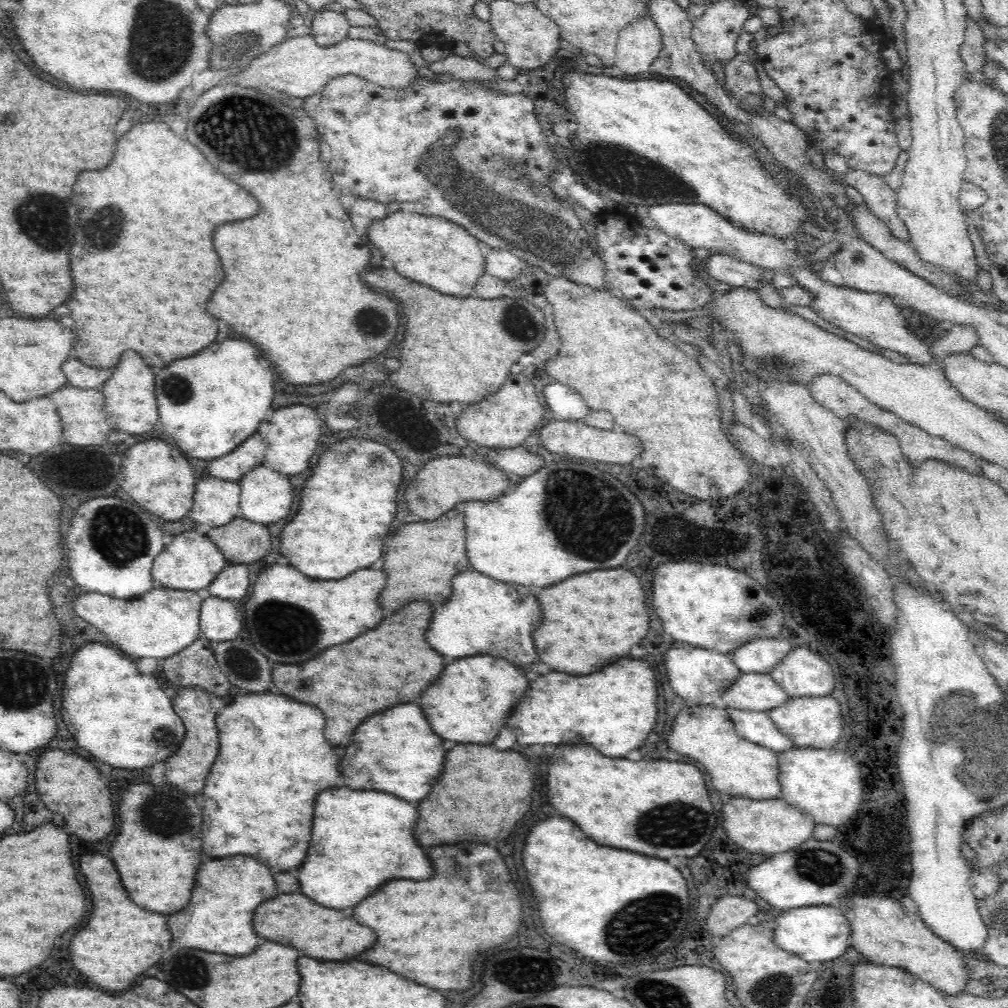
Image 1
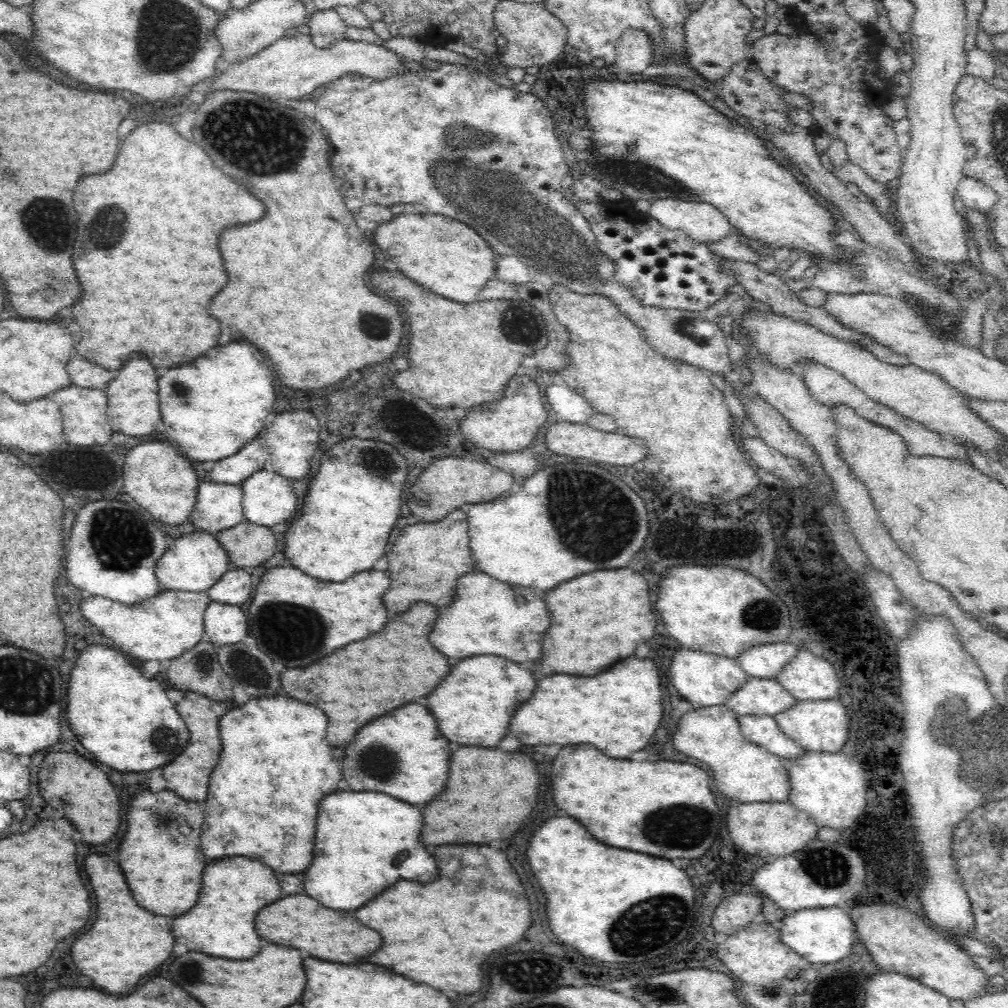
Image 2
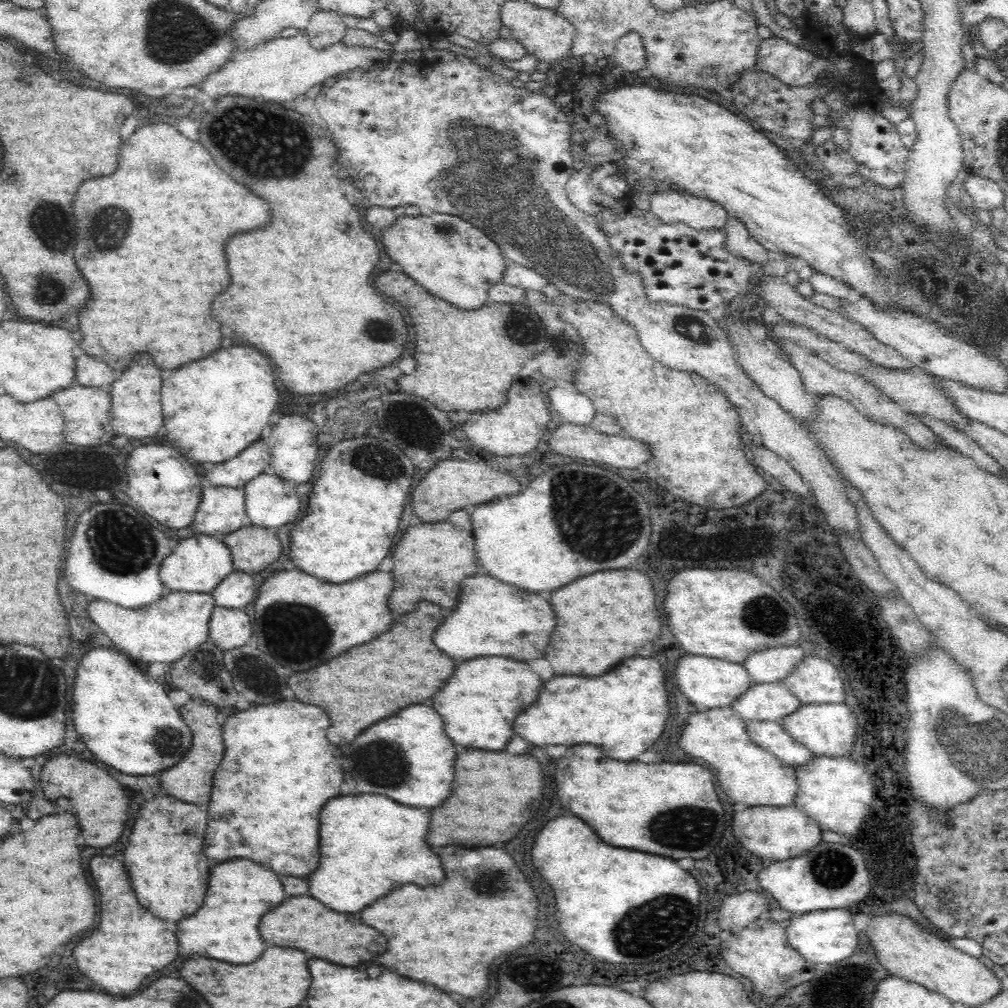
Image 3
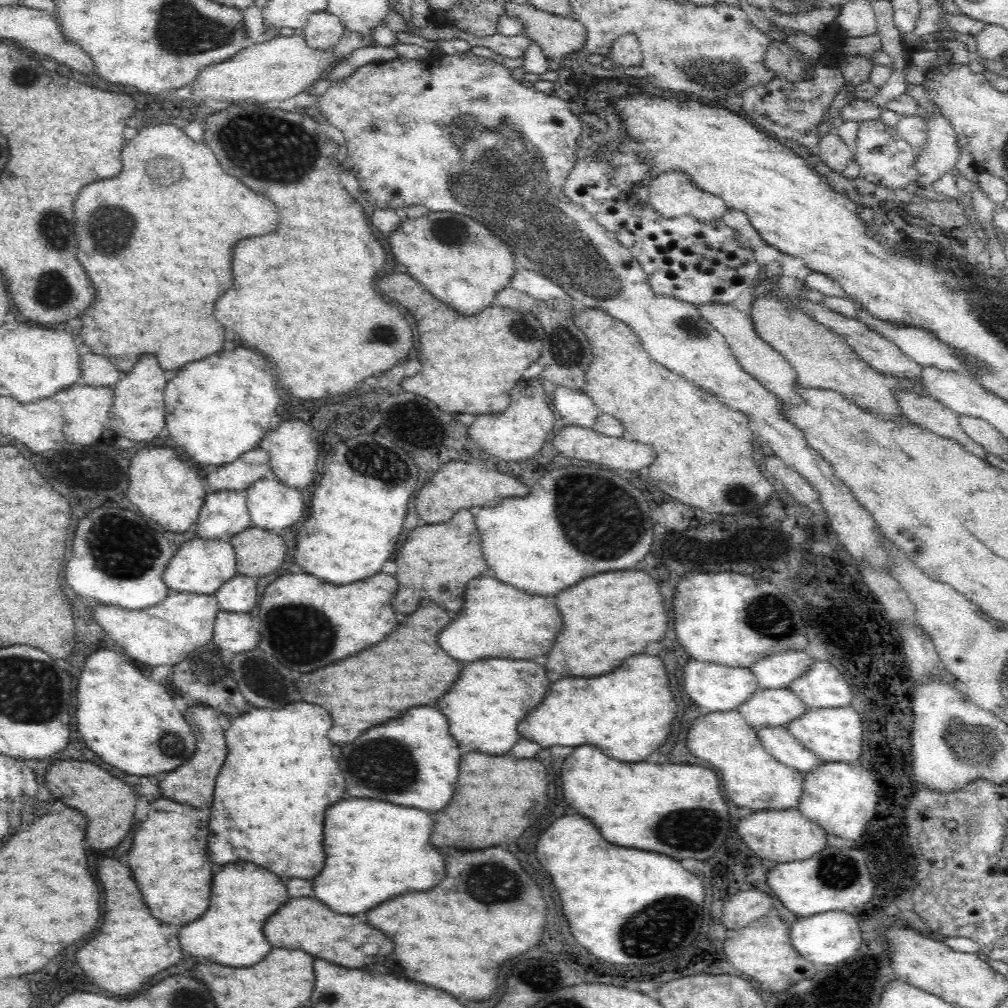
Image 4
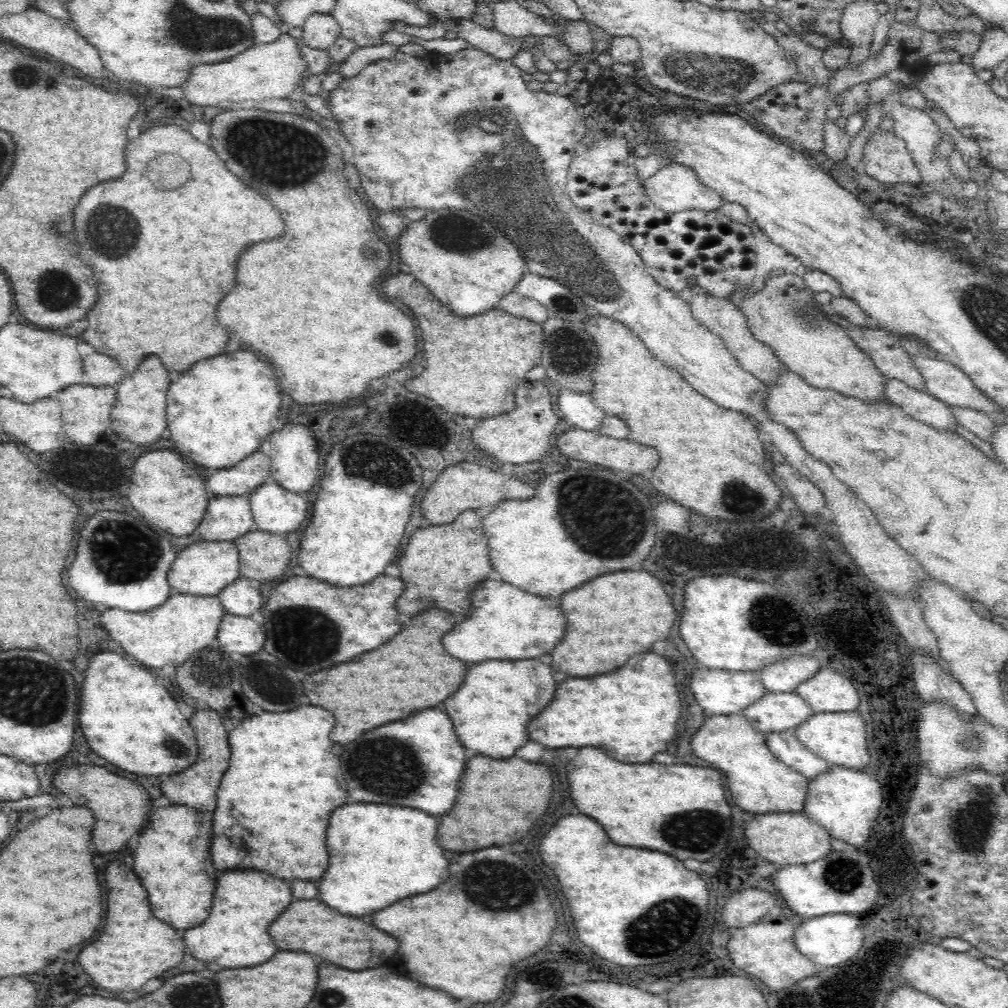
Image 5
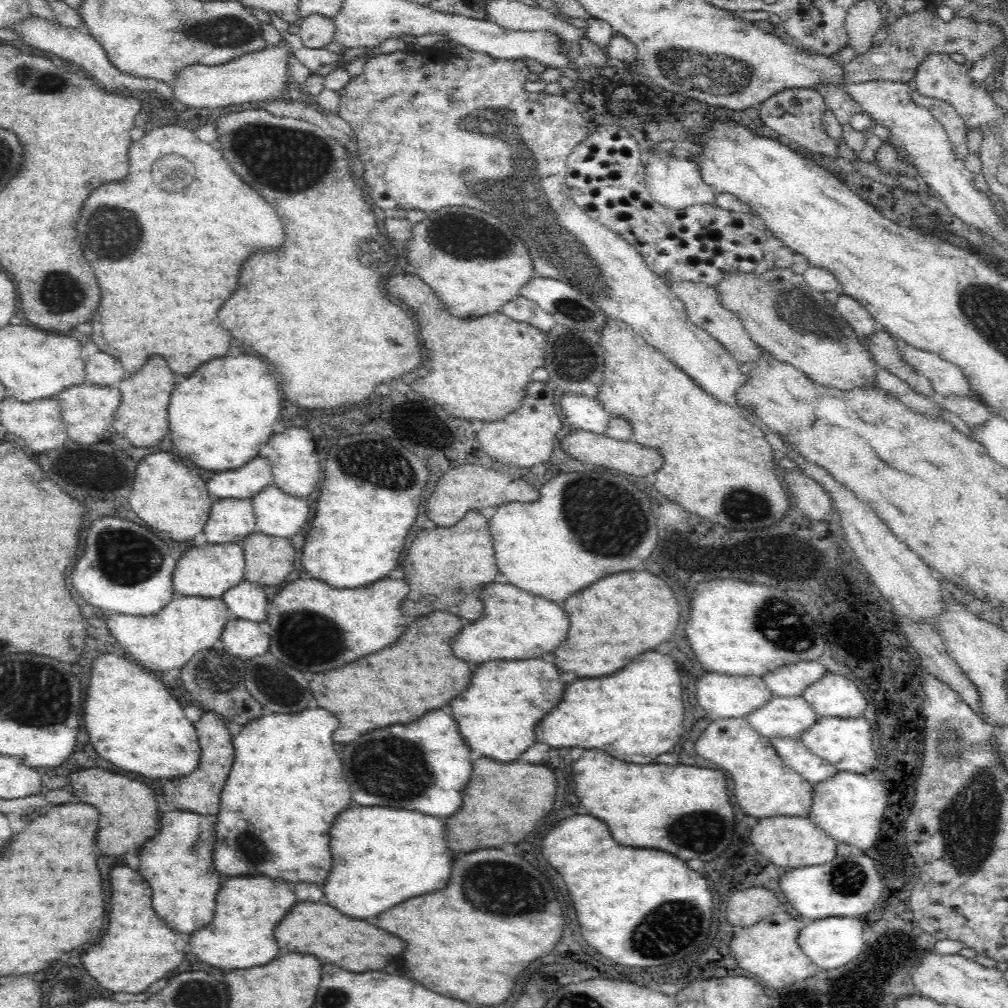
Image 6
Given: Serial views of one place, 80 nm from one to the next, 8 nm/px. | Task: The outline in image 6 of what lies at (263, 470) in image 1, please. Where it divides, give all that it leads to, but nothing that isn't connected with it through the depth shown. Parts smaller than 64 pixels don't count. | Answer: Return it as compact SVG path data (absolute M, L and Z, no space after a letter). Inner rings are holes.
M275 484L266 486L251 499L256 517L256 532L274 538L292 538L308 522L308 506L302 498L294 498Z

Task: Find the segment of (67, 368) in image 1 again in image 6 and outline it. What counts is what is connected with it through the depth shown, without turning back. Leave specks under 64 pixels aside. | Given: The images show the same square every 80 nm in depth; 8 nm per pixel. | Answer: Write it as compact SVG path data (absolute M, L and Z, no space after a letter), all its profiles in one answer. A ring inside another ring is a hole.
M98 352L85 360L86 376L92 378L92 383L98 386L116 387L120 386L124 378L124 366L120 360Z

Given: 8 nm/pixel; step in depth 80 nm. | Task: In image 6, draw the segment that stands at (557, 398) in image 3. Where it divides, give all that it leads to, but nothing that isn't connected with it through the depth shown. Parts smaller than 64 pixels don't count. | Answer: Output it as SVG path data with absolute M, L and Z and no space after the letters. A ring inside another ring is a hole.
M566 391L560 403L566 422L575 426L577 430L597 435L605 434L613 418L594 398L582 398Z

